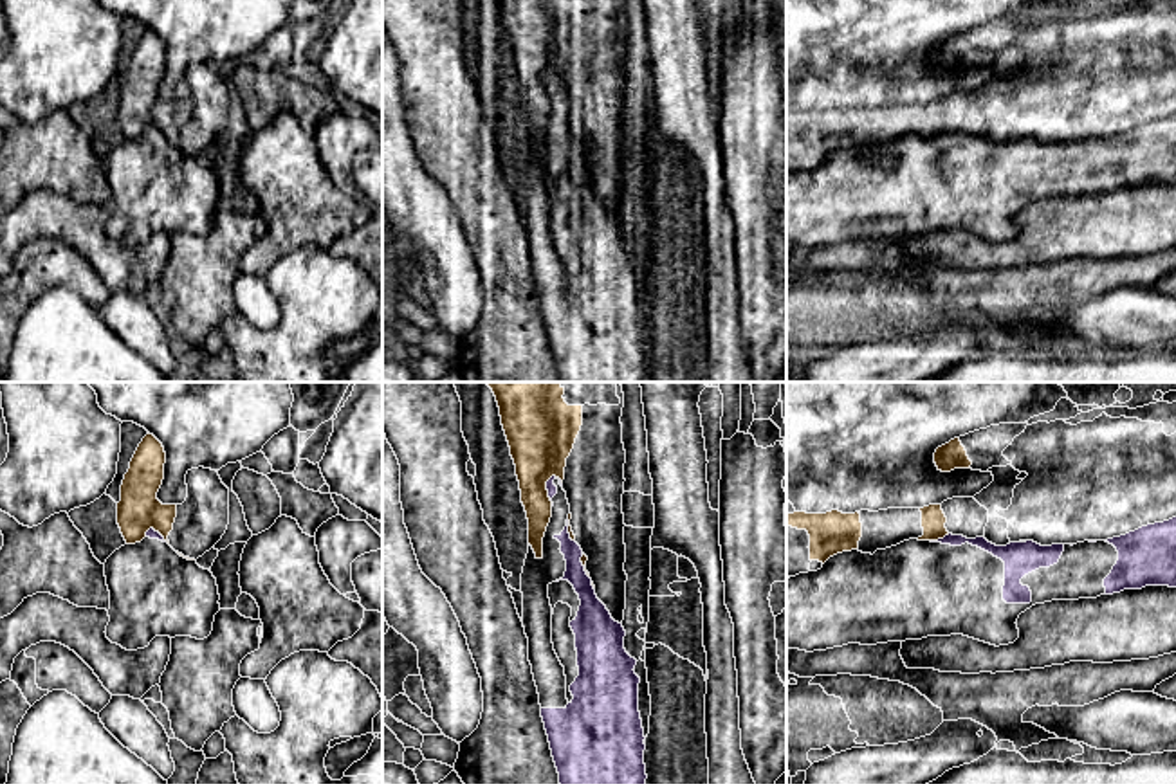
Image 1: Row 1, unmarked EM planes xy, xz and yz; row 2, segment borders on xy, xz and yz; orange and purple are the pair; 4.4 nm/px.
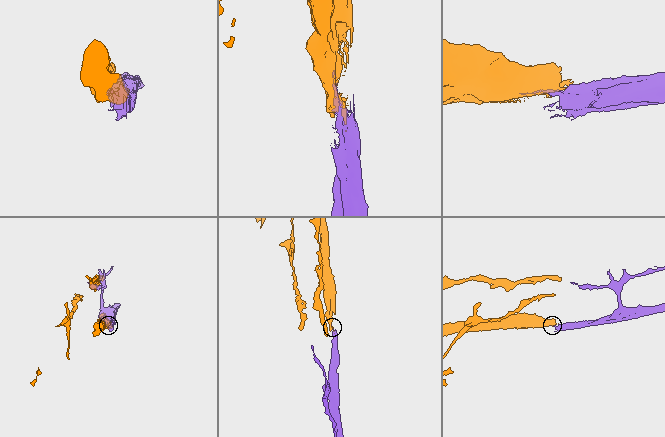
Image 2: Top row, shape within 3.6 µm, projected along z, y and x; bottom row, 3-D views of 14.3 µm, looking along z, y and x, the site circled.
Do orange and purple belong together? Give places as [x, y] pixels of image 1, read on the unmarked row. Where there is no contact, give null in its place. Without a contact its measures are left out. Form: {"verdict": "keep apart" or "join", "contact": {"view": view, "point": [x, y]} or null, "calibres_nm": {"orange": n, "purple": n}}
{"verdict": "keep apart", "contact": {"view": "yz", "point": [940, 134]}, "calibres_nm": {"orange": 110, "purple": 50}}

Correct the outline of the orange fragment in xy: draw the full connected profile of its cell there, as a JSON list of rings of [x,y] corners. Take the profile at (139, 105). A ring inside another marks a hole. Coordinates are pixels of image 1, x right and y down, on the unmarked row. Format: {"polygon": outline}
{"polygon": [[[146,31],[121,81],[117,121],[126,141],[141,139],[153,124],[184,155],[197,157],[215,144],[229,121],[229,85],[216,67],[191,65],[182,101],[162,101],[157,88],[164,76],[162,40]]]}

